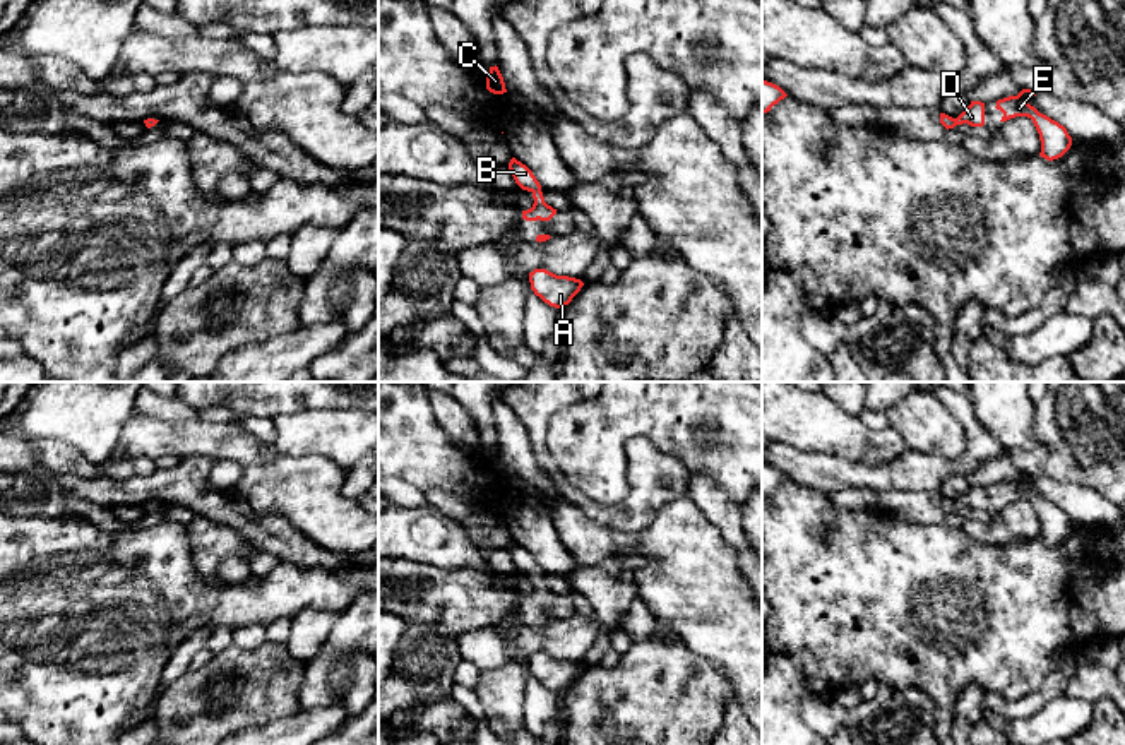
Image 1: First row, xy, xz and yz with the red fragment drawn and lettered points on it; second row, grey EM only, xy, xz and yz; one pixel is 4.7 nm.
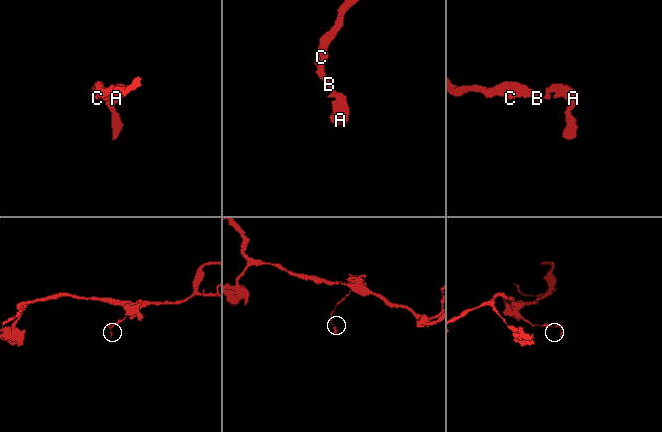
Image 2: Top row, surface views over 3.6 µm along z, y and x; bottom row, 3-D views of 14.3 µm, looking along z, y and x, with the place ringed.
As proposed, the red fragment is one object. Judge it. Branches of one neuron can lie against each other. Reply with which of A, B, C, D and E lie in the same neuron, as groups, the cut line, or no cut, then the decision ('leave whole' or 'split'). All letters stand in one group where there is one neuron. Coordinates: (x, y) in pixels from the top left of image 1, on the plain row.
A B C D E | no cut | leave whole

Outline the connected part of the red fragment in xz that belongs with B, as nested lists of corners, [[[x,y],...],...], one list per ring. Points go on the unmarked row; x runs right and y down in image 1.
[[[515,541],[510,543],[509,553],[512,555],[515,567],[522,574],[531,575],[533,582],[534,582],[533,591],[527,594],[522,594],[522,603],[526,603],[526,605],[538,605],[538,603],[550,605],[557,598],[557,593],[553,593],[551,589],[548,589],[545,586],[541,569],[536,563],[536,560],[533,558],[533,555],[526,548],[517,545]]]

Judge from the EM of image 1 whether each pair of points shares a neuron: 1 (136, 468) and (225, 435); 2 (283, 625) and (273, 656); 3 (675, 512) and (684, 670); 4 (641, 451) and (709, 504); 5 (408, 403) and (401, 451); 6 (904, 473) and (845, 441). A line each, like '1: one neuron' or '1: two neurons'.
1: two neurons
2: two neurons
3: two neurons
4: two neurons
5: one neuron
6: two neurons

